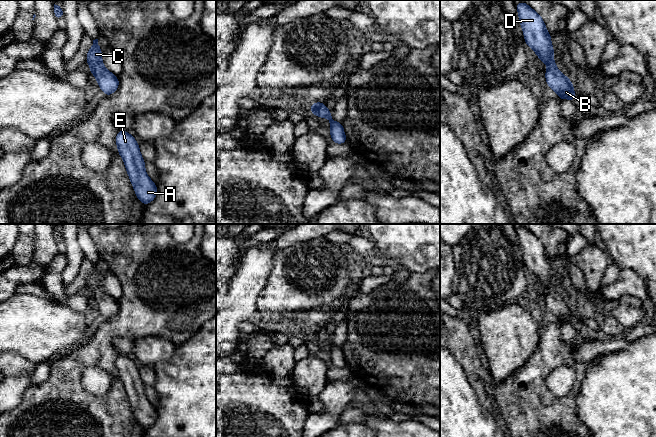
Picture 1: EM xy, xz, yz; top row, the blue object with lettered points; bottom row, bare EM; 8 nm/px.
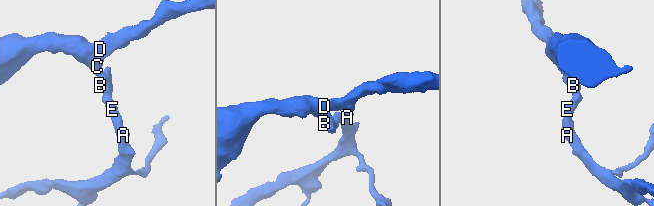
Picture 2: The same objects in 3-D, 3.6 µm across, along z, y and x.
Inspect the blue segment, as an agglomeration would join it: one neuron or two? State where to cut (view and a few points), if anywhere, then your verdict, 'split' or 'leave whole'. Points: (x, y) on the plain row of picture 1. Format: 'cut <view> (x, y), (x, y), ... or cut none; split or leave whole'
cut none; leave whole

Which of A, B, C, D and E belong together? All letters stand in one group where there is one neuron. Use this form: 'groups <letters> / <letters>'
groups A B C D E

